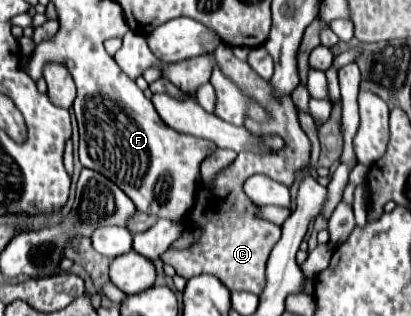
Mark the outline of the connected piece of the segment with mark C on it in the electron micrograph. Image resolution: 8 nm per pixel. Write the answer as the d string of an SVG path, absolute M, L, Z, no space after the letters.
M220 44L214 50L214 56L222 74L230 78L236 86L240 86L244 96L254 98L258 104L268 108L270 118L266 122L254 122L252 118L246 118L244 126L256 134L280 134L286 140L286 148L268 154L240 152L234 164L216 176L214 188L202 186L198 190L196 204L190 212L190 222L196 230L202 232L202 236L198 238L196 246L188 250L166 250L166 254L162 254L162 260L172 264L176 274L186 280L198 274L214 274L228 290L246 290L252 294L260 294L260 290L264 288L266 260L274 244L280 240L280 228L256 218L256 206L242 192L242 184L252 174L266 174L290 186L294 182L294 174L306 168L310 162L310 142L298 124L296 106L292 98L274 98L270 84L260 78L246 62L238 60L228 44Z

